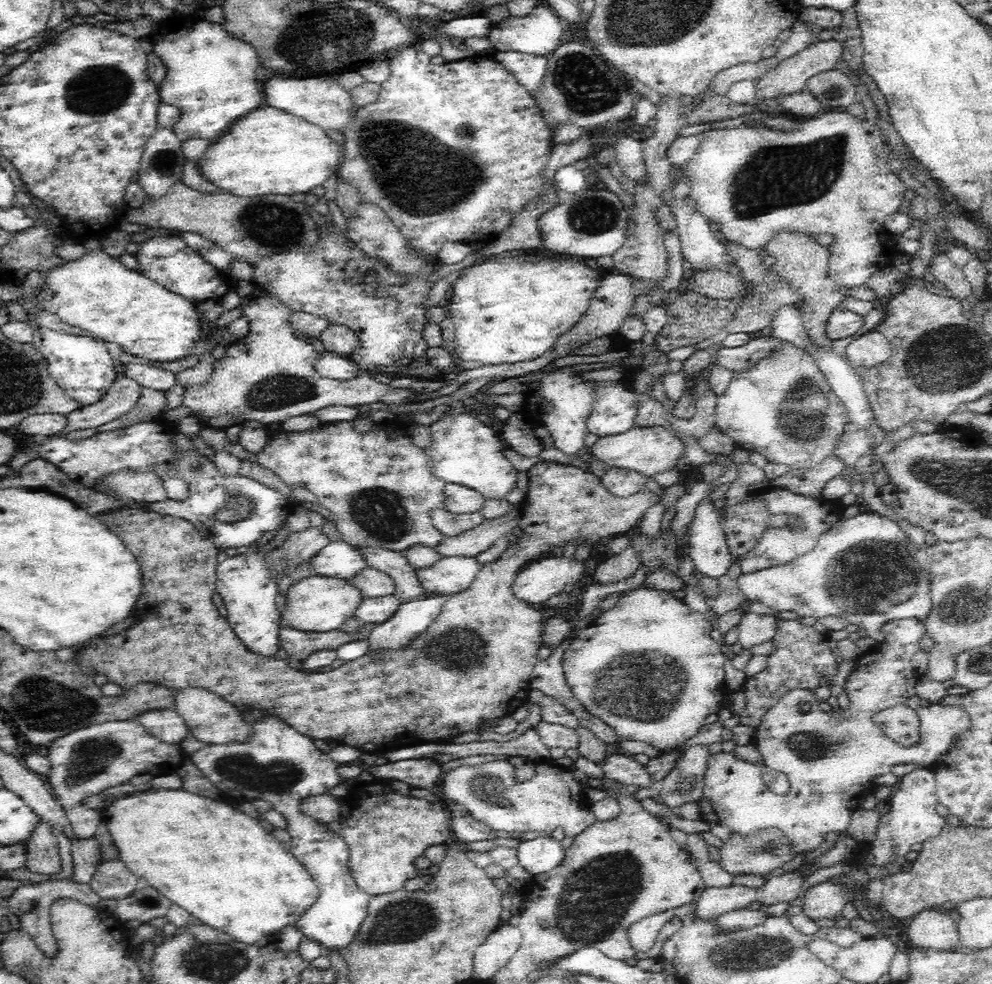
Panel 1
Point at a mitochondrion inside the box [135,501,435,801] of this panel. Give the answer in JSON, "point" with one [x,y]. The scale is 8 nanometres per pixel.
{"point":[277,777]}

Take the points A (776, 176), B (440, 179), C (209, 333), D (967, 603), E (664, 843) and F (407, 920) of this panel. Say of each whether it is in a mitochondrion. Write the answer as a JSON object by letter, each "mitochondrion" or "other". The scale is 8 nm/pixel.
{"A":"mitochondrion","B":"mitochondrion","C":"other","D":"mitochondrion","E":"other","F":"mitochondrion"}

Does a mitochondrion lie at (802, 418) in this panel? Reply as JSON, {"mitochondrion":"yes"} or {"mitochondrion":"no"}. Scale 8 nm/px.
{"mitochondrion":"yes"}

